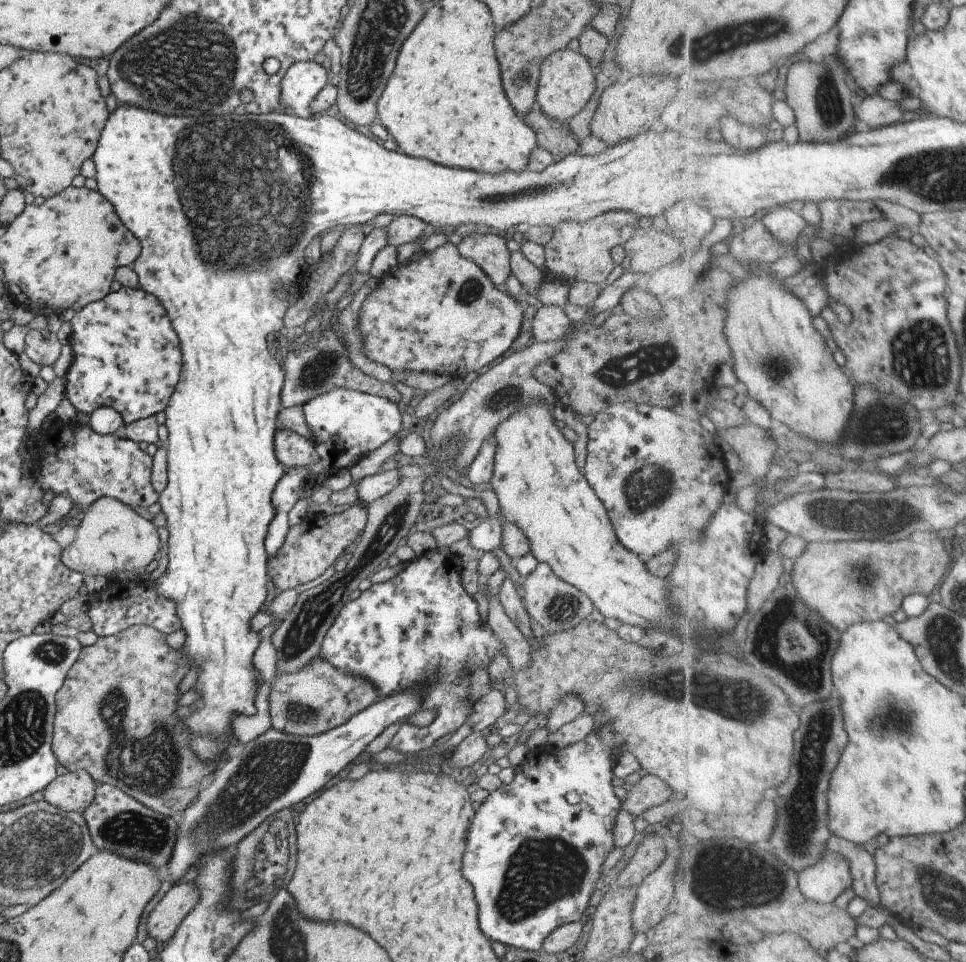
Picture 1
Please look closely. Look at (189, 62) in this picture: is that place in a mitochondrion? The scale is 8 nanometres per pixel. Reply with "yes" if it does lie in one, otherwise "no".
yes

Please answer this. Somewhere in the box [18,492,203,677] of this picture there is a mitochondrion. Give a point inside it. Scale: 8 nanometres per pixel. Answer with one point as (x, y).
(53, 652)

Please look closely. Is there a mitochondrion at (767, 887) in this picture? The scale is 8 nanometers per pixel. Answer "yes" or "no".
yes

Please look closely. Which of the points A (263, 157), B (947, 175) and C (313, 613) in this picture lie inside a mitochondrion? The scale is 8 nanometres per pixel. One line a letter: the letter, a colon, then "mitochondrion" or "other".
A: mitochondrion
B: mitochondrion
C: mitochondrion

